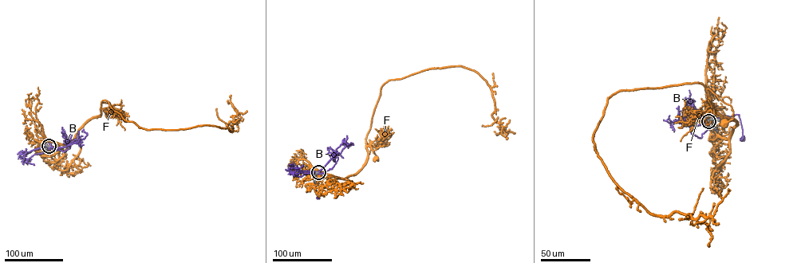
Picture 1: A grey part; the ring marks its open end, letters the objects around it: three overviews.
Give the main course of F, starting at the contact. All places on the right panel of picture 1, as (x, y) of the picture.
F: (708, 121), (710, 117), (724, 139), (736, 123), (712, 106), (707, 88), (731, 107), (733, 119), (725, 123)

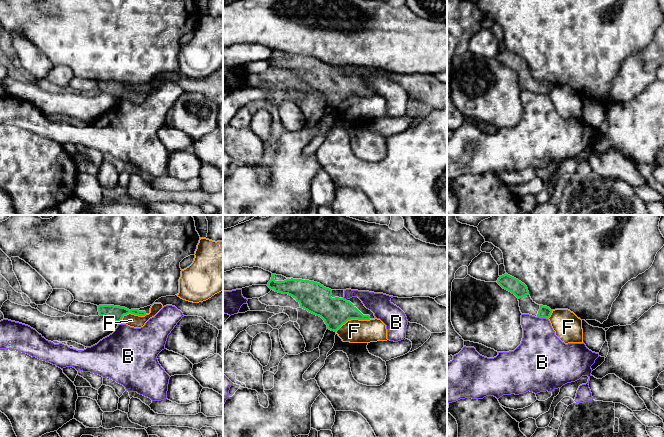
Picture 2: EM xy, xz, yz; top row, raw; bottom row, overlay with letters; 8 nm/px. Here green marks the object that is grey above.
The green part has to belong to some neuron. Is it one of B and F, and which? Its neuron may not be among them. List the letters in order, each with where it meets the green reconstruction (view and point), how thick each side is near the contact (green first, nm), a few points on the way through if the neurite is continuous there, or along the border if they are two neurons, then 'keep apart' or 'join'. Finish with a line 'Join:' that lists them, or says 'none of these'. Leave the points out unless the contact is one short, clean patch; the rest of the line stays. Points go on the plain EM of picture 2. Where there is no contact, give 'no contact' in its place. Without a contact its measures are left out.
B: yz (542, 93) | 100/320 nm | along yz (537, 92), (547, 95) | keep apart
F: xz (352, 94) | 240/190 nm | along xz (370, 95), (348, 95), (335, 107) | keep apart
Join: none of these

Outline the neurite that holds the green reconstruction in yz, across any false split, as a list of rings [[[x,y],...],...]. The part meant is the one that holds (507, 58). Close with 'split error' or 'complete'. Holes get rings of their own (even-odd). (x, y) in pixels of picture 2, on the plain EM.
[[[506,49],[498,54],[497,59],[518,74],[522,90],[546,95],[550,93],[552,86],[547,82],[536,80],[531,75],[527,62],[518,55]]]; split error

